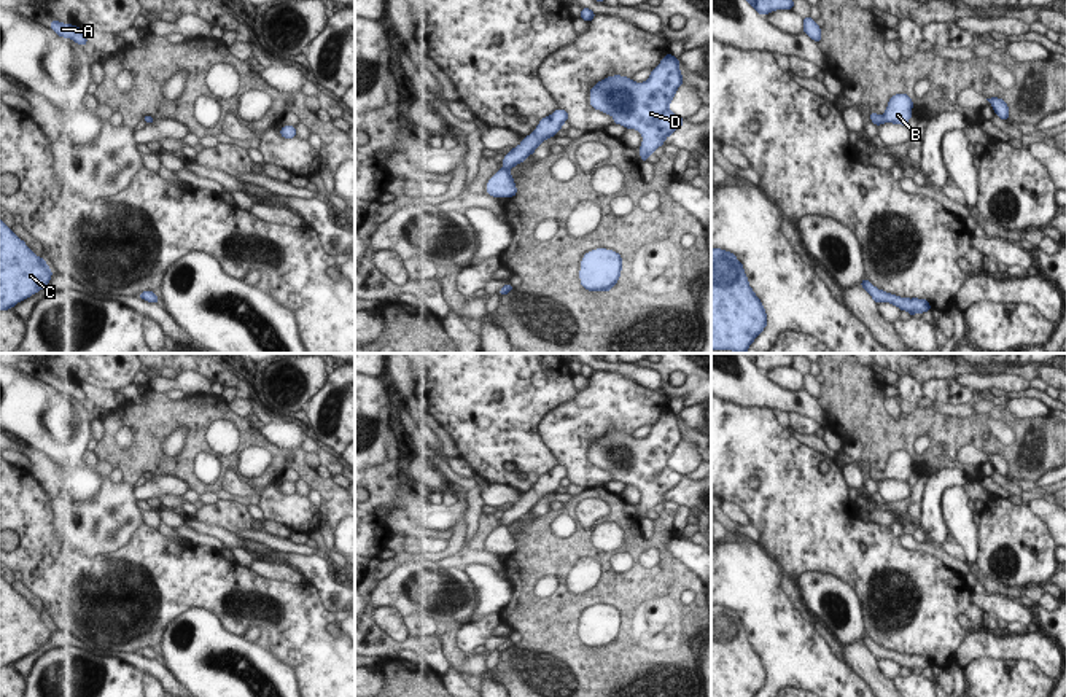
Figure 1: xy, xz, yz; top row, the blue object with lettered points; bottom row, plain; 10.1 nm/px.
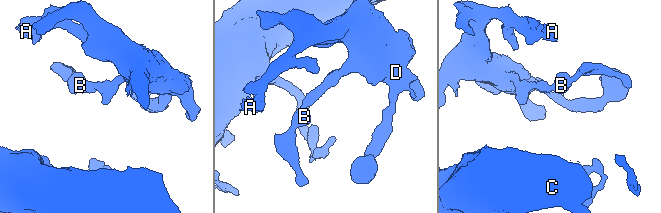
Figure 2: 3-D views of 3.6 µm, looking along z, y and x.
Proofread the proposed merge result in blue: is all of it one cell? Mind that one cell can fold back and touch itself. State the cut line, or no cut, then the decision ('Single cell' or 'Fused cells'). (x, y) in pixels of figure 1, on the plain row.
No split. Single cell.

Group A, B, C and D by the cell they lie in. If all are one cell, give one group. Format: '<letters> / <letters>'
A B C D

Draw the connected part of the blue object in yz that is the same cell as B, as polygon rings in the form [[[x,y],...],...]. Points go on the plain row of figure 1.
[[[896,450],[889,455],[886,468],[883,471],[875,471],[870,468],[870,477],[875,482],[883,479],[902,481],[907,482],[912,474],[913,458],[907,450]]]

